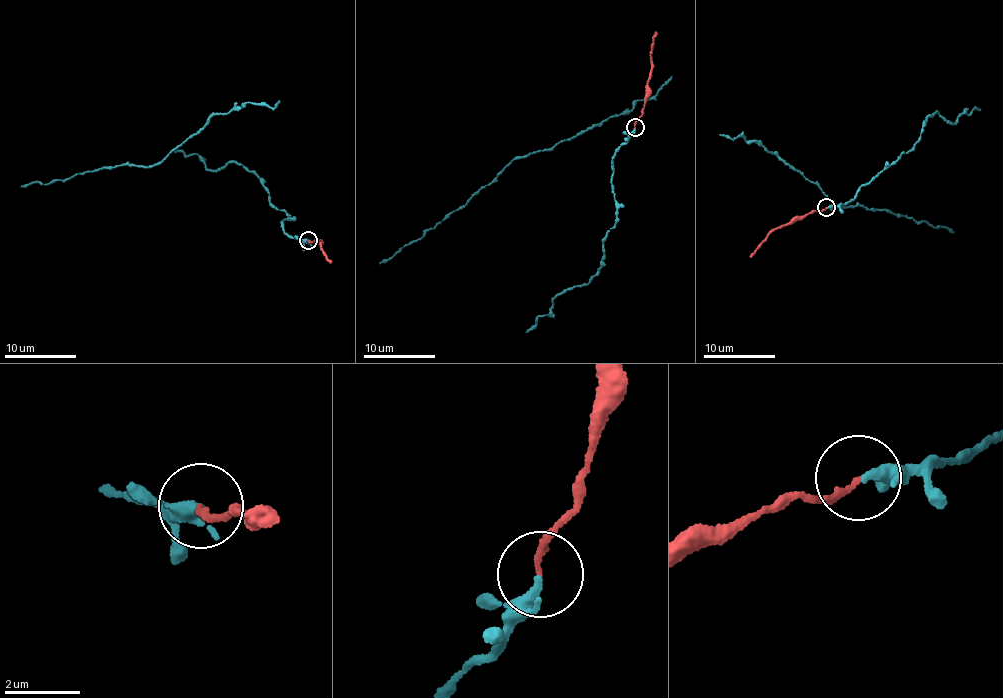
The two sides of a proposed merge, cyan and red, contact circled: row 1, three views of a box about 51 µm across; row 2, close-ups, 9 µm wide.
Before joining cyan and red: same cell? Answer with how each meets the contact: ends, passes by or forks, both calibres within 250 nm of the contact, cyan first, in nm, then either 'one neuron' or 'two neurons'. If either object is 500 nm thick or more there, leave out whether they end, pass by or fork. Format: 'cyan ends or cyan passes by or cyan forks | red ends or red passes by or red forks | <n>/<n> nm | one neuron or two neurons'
cyan passes by | red ends | 200/150 nm | one neuron

